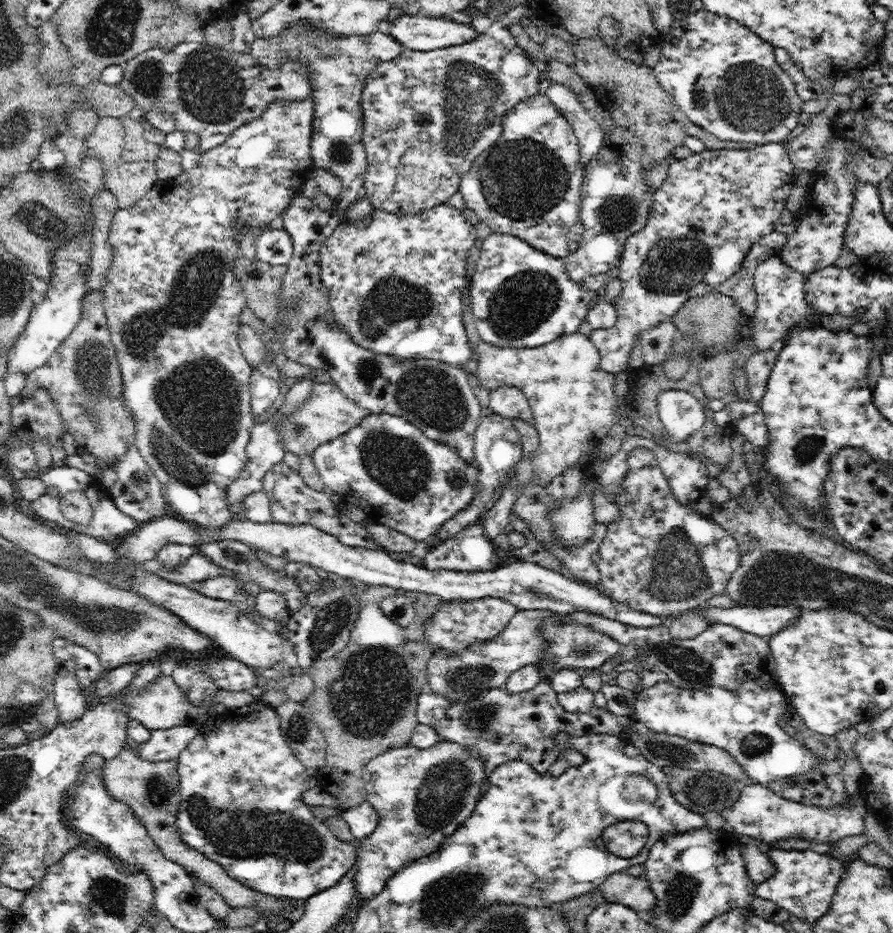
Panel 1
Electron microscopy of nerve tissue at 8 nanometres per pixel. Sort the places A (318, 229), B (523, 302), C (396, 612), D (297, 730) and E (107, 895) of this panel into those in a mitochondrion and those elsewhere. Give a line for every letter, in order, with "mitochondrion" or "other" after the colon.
A: other
B: mitochondrion
C: other
D: mitochondrion
E: mitochondrion

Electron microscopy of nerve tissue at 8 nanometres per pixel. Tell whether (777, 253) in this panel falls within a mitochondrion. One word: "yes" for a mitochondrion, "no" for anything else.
no

